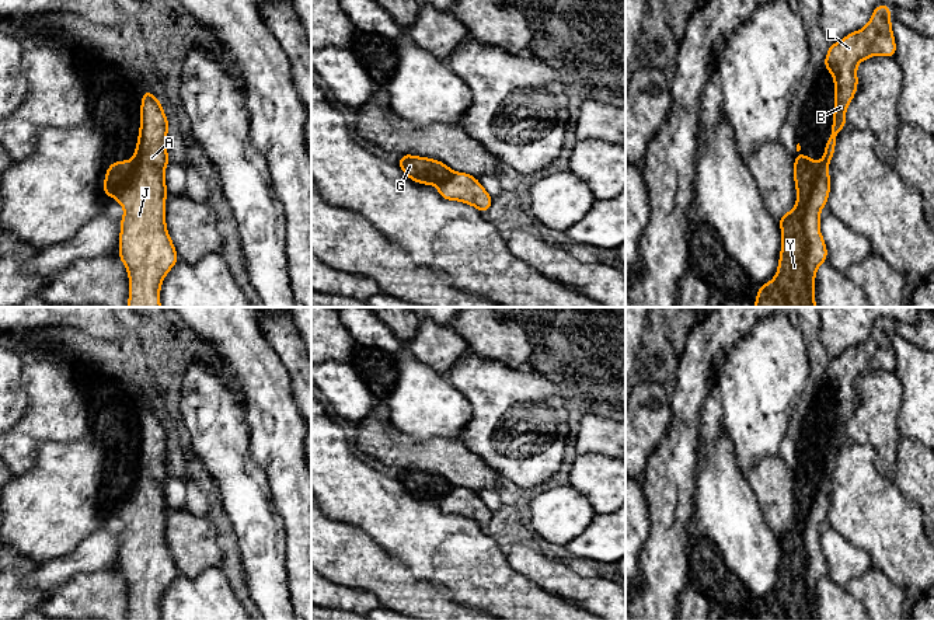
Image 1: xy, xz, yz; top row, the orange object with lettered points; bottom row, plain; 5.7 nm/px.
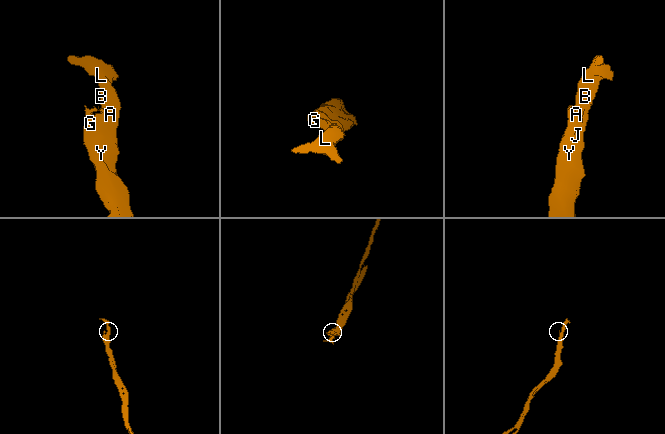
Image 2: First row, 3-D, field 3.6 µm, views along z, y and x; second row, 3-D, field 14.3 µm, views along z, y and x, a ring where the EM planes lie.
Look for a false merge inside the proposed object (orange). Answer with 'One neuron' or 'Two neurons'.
Two neurons

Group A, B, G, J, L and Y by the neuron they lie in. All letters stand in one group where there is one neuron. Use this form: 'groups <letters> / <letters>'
groups A B J L / G Y

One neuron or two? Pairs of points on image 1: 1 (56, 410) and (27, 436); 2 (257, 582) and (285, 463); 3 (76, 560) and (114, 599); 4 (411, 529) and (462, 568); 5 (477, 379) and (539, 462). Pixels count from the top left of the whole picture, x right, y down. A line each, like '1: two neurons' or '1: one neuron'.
1: one neuron
2: two neurons
3: two neurons
4: one neuron
5: one neuron

